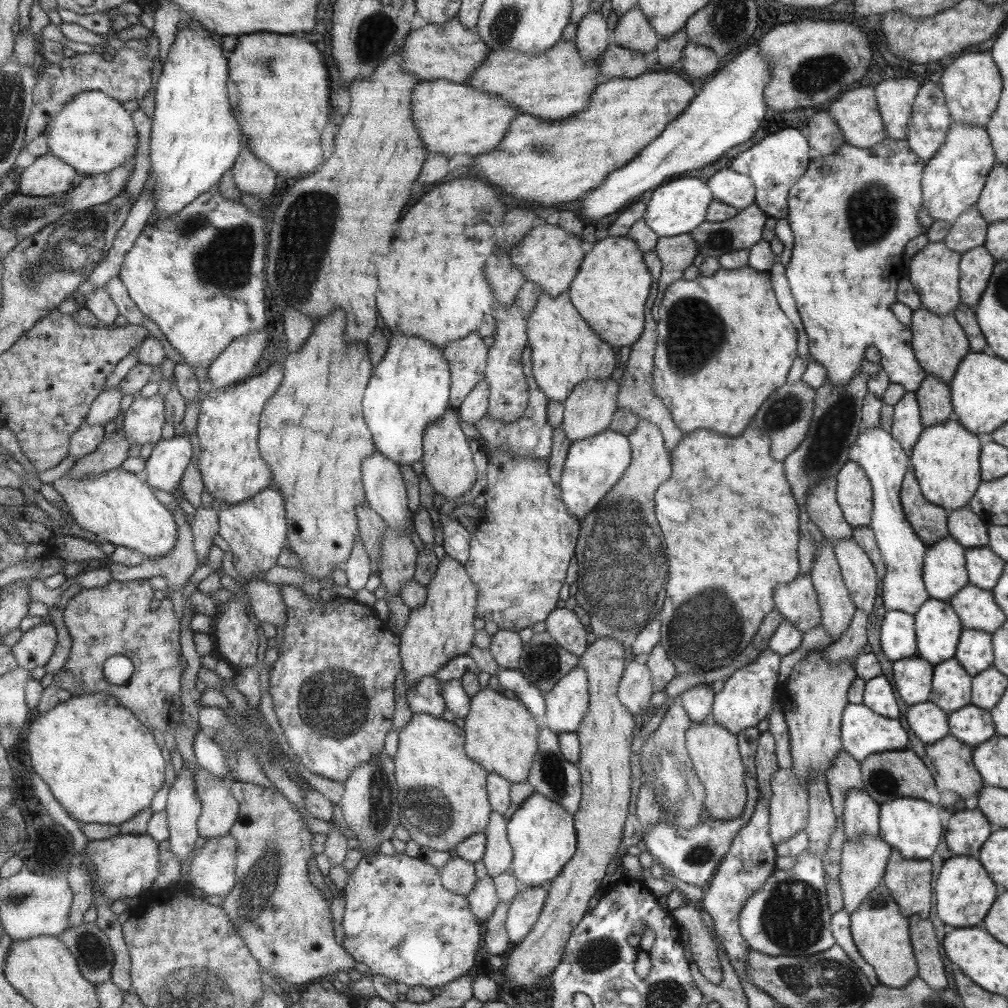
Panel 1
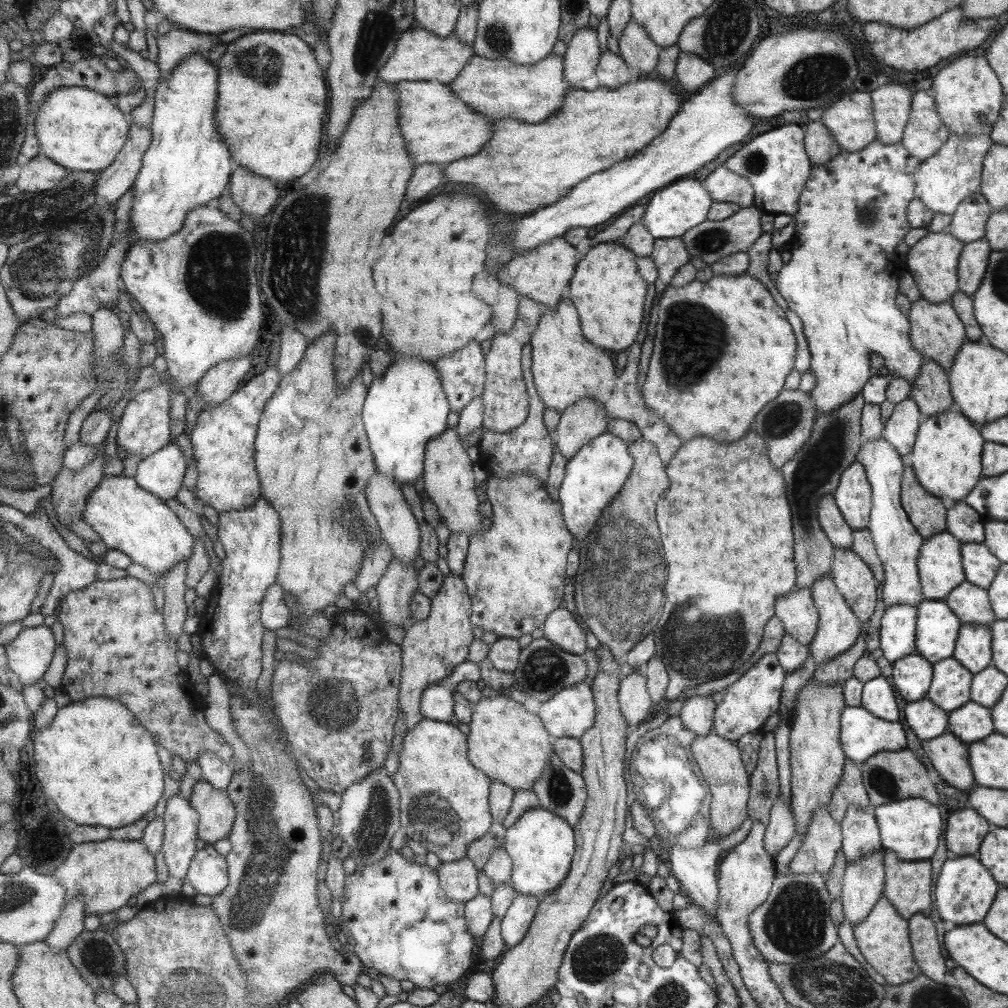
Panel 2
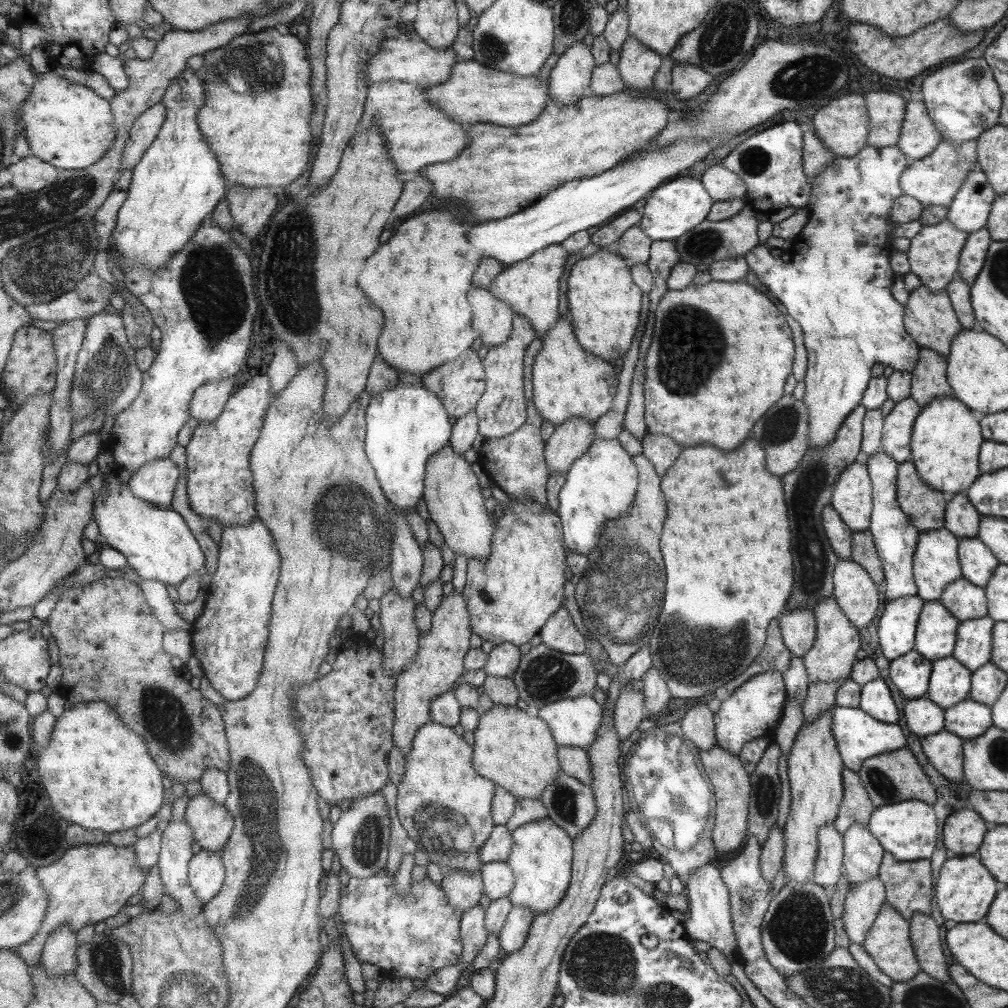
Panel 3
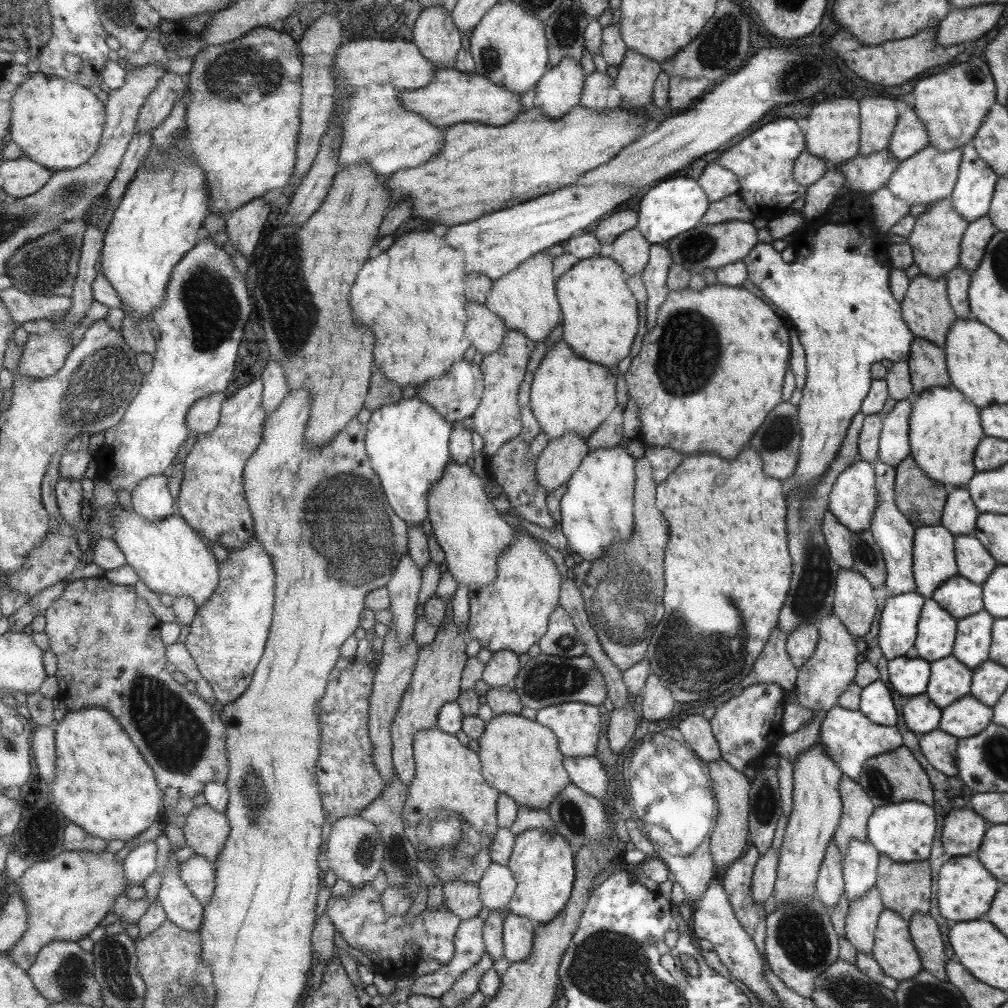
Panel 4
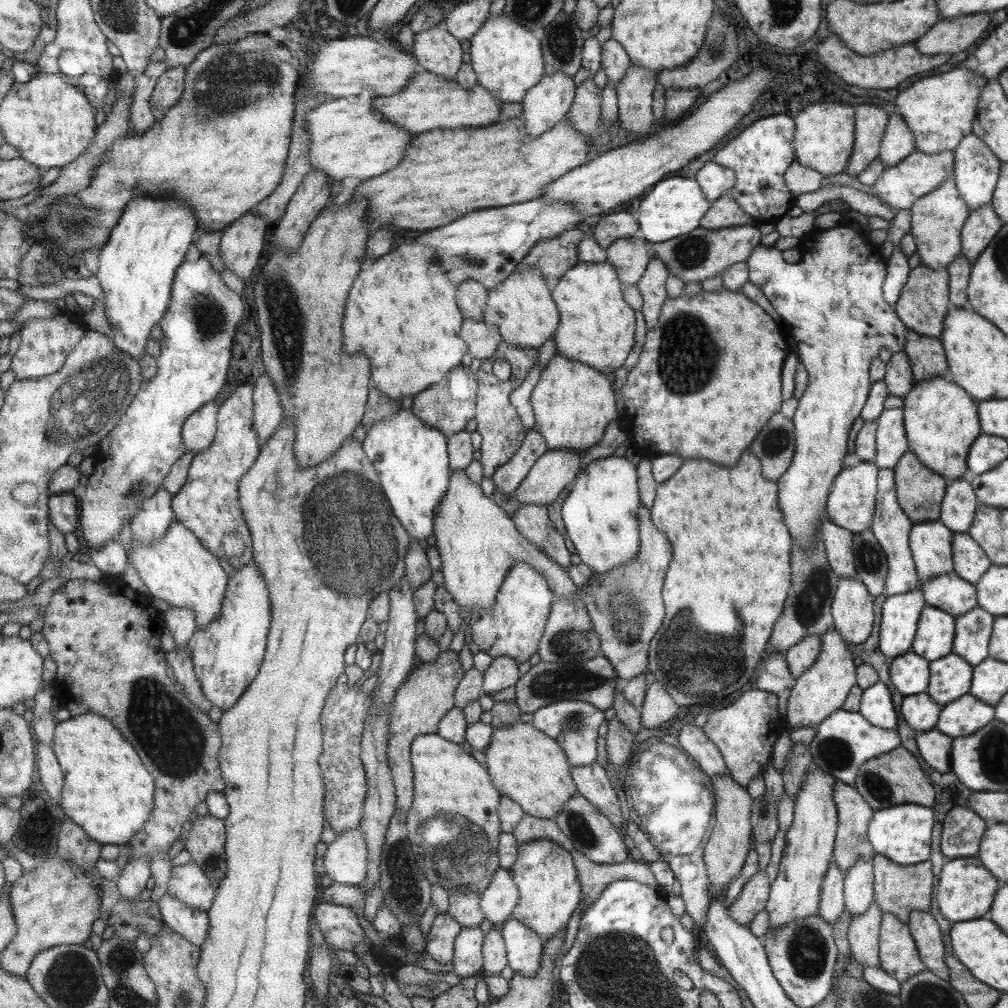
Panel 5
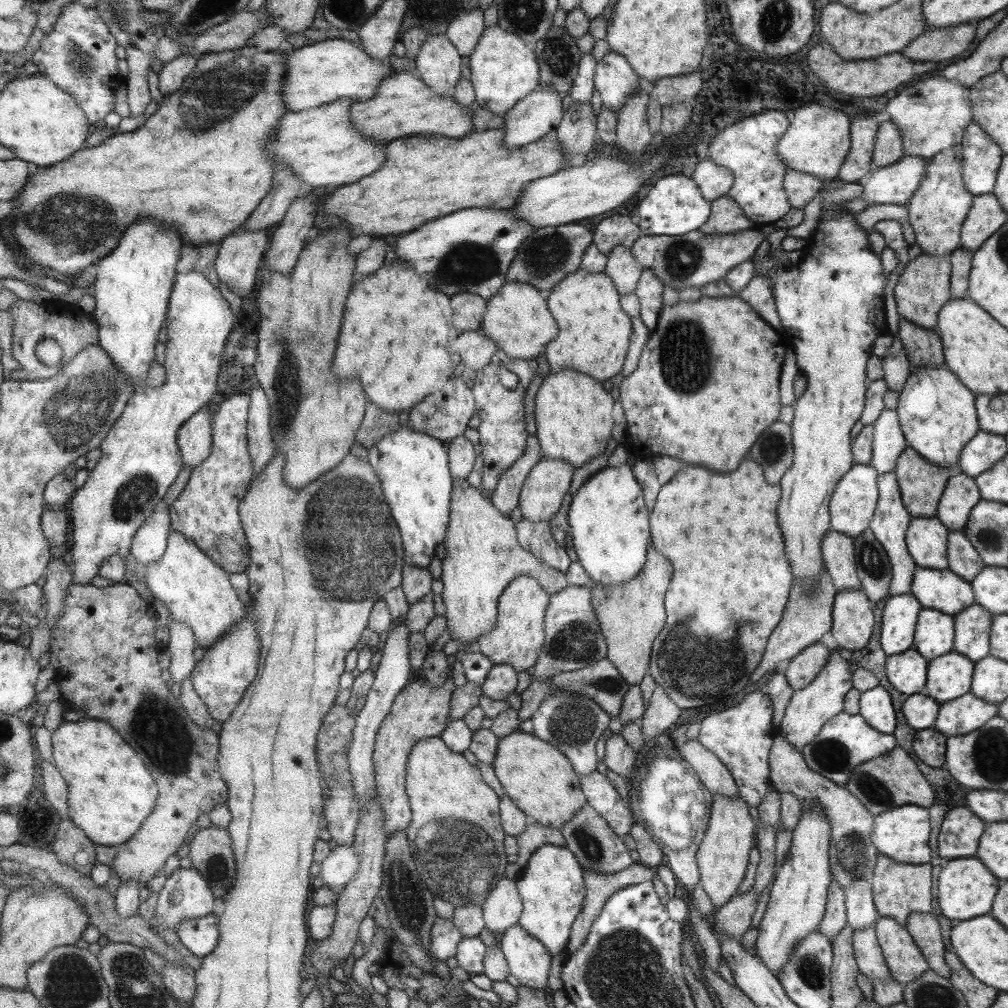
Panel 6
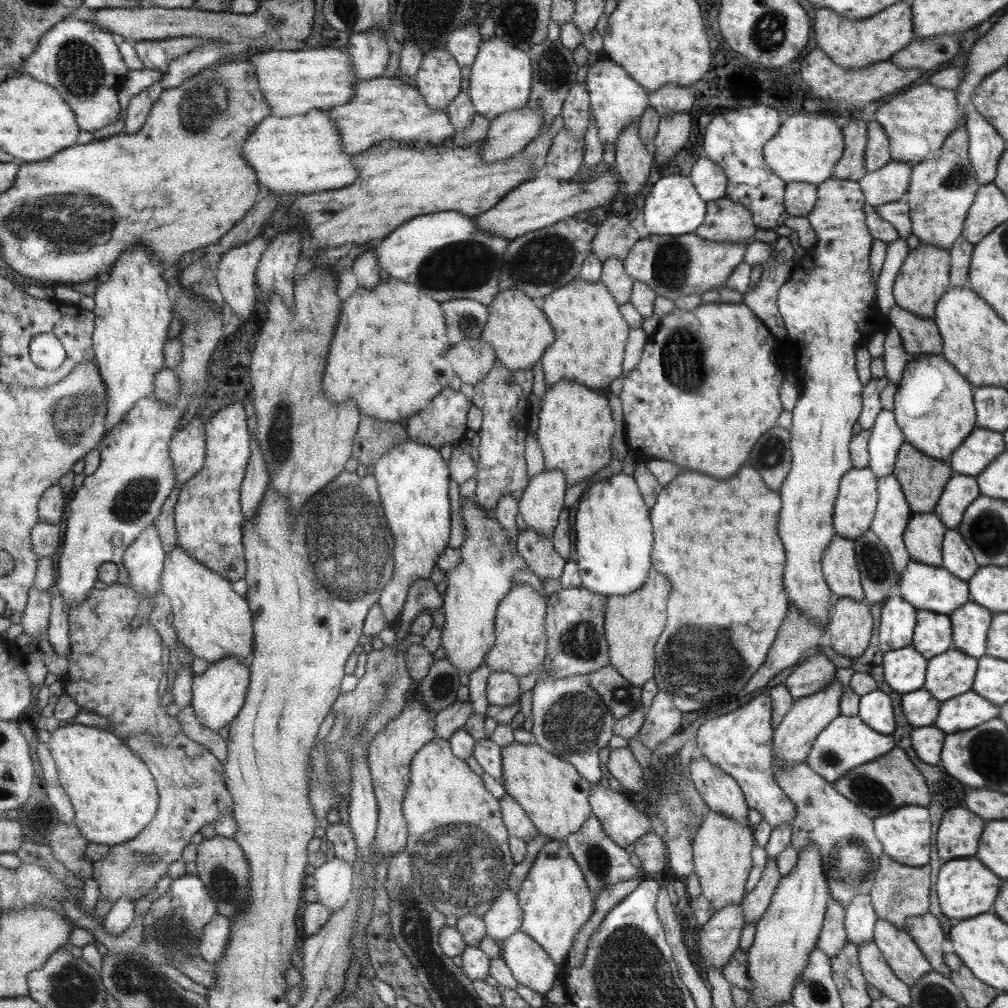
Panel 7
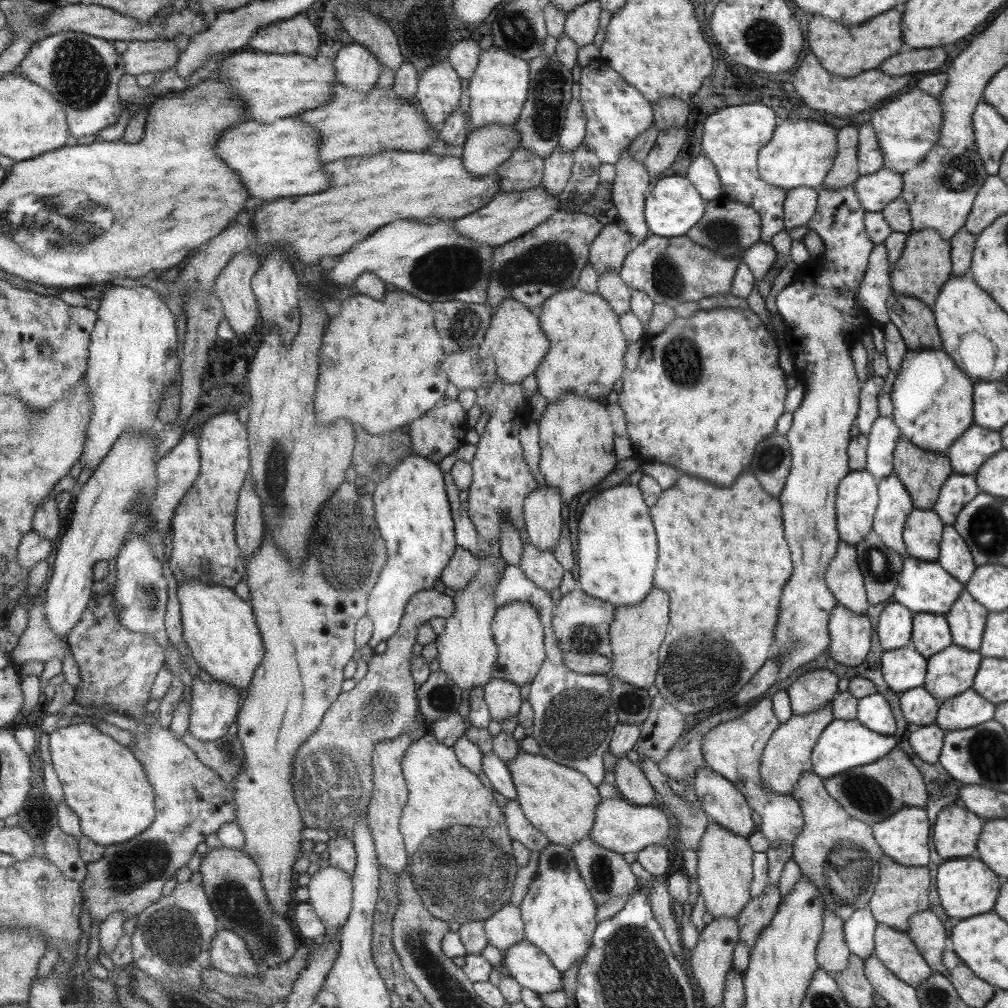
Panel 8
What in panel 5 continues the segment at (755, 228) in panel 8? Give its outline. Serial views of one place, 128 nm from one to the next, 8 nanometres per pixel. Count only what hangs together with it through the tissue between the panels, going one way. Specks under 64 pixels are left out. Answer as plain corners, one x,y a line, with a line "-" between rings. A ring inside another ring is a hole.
726,193
711,203
711,208
702,216
699,227
707,230
743,225
753,227
755,221
754,218
743,212
737,201
731,198
731,195

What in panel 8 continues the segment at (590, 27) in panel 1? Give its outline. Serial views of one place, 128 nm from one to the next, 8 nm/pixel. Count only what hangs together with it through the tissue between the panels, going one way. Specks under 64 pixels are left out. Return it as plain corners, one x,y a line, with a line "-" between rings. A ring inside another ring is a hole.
488,124
471,130
462,145
463,166
475,176
493,172
519,147
519,133
513,124

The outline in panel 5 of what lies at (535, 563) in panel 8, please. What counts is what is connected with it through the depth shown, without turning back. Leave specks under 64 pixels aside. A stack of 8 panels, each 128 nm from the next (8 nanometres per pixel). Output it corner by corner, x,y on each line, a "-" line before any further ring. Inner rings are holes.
517,505
511,517
519,532
545,556
550,557
556,565
567,568
570,554
567,552
563,538
551,524
546,507

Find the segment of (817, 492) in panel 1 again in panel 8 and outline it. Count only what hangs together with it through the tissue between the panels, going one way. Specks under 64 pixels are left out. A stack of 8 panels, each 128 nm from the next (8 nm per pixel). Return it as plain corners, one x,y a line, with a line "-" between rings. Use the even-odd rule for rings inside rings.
839,540
838,552
826,568
825,579
826,587
833,593
837,604
864,614
866,590
863,590
863,575
854,546

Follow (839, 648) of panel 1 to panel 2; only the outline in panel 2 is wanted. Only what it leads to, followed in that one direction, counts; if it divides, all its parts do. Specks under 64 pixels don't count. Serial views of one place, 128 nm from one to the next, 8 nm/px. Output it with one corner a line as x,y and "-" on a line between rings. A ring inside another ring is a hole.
862,630
847,650
817,665
811,679
816,683
842,683
846,678
853,676
853,667
856,660
865,652
865,647
864,632

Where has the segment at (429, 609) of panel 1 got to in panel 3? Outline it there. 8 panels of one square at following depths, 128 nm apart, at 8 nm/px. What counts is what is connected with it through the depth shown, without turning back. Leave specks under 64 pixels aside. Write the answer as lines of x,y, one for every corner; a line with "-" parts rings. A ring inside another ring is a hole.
452,590
444,596
432,612
431,628
419,631
417,648
411,660
396,676
394,690
394,726
393,744
404,754
409,754
412,741
418,728
431,722
430,704
437,695
451,691
461,672
465,671
465,656
469,650
469,615
465,597
459,591

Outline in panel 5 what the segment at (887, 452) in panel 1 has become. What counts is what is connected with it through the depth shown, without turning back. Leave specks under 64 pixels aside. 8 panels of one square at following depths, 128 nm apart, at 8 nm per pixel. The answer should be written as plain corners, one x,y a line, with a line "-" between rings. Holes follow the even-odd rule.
871,462
871,466
875,466
877,472
875,472
875,500
873,500
874,521
869,530
881,545
889,566
885,590
882,594
888,597
914,591
919,584
913,554
910,553
909,548
909,536
913,522
903,515
901,508
898,506
897,490
894,486
894,472
892,469
880,469
878,464
874,462

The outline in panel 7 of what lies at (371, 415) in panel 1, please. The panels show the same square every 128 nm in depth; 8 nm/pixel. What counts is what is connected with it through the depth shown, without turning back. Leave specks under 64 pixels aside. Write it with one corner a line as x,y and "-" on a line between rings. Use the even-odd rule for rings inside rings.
411,440
394,444
374,462
372,475
377,481
378,496
394,537
394,573
378,596
385,628
391,629
397,623
410,584
427,579
435,566
435,558
449,547
449,471
435,448

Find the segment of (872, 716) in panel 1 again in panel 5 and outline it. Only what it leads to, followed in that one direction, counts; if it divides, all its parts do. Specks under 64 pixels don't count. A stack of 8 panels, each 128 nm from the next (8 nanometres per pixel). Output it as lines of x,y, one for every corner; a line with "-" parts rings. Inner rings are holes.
841,708
816,724
814,737
808,745
812,758
811,766
834,776
837,781
853,786
858,769
866,760
893,751
900,746
900,738
897,736
896,729
876,727
862,713
847,712
846,709

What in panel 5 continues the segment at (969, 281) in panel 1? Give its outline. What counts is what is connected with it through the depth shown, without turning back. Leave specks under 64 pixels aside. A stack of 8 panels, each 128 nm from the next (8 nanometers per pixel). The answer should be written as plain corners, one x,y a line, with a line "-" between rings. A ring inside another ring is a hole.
990,203
970,211
961,227
961,256
964,256
971,265
975,264
978,256
1002,226
1003,222
999,220

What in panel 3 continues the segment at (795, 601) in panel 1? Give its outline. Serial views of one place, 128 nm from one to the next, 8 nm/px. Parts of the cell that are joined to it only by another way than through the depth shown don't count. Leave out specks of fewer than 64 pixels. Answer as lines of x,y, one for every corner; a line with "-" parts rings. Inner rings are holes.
805,607
786,610
778,616
779,629
783,644
790,653
801,657
814,644
817,636
817,622
814,613

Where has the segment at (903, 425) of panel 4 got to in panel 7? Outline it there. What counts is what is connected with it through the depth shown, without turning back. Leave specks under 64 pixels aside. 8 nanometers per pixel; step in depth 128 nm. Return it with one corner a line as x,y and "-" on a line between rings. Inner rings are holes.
881,409
870,428
868,466
875,476
891,475
898,450
905,442
902,429
894,420
894,412

